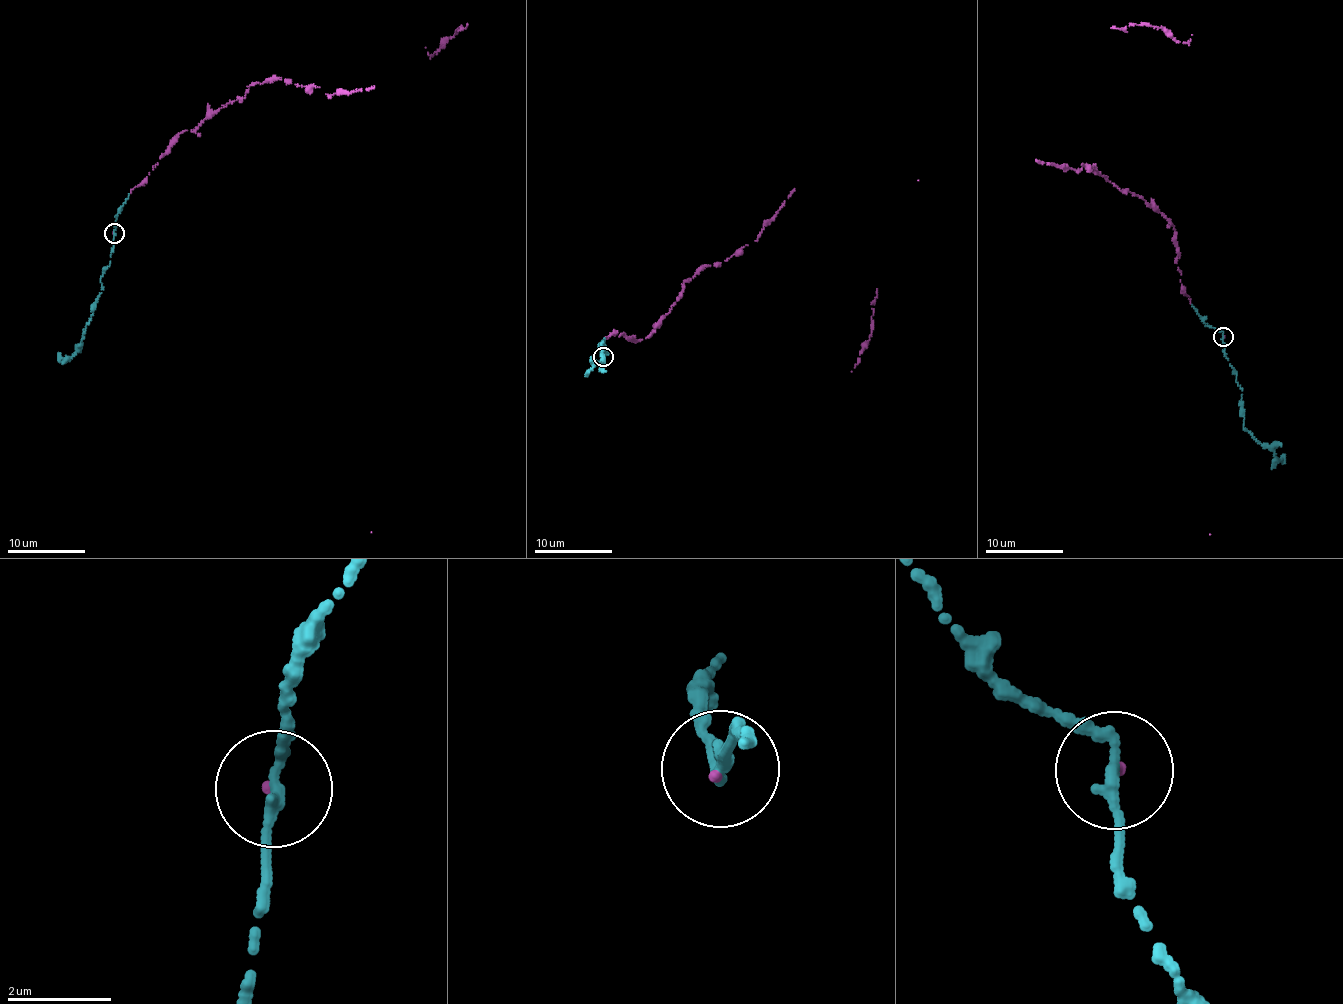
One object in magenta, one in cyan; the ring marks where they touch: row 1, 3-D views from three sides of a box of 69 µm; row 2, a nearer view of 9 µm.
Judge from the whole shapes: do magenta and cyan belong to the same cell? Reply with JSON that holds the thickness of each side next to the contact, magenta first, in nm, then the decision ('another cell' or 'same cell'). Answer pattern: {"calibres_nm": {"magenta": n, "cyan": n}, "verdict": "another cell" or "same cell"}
{"calibres_nm": {"magenta": 90, "cyan": 220}, "verdict": "same cell"}

